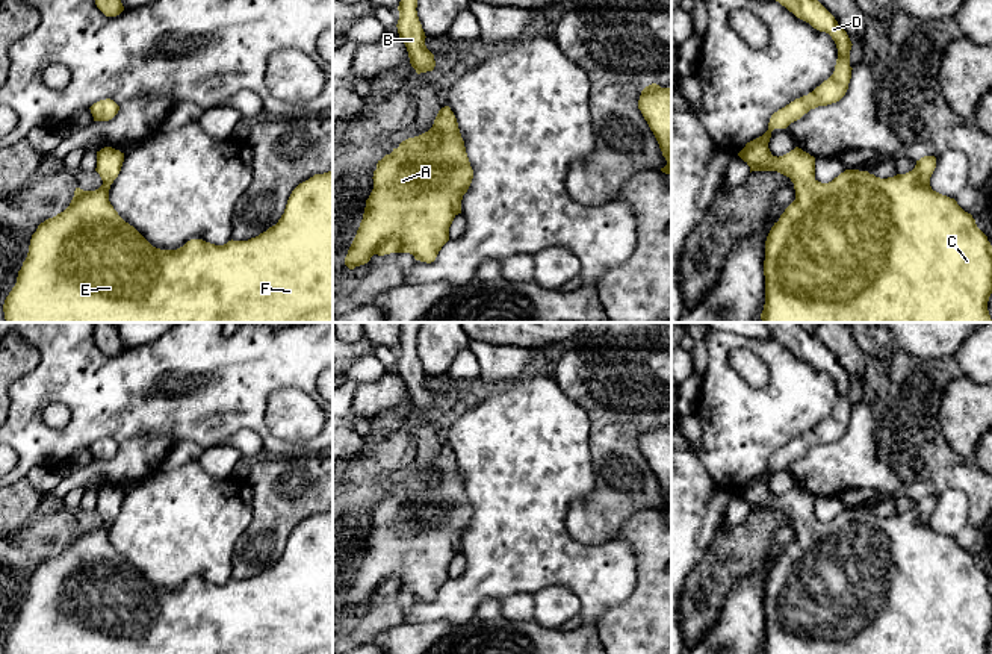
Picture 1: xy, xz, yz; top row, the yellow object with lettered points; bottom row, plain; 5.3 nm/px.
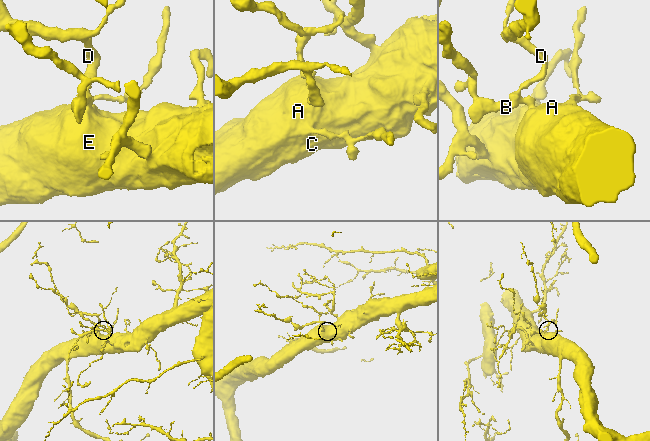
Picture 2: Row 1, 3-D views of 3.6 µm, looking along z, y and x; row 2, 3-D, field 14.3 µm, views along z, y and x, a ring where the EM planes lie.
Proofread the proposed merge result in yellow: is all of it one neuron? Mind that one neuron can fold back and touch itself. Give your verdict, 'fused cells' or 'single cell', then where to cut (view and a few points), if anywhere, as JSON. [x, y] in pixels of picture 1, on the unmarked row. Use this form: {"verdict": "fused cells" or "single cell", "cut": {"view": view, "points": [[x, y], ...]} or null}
{"verdict": "single cell", "cut": null}

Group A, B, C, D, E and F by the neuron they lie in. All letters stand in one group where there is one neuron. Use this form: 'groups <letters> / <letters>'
groups A B C D E F

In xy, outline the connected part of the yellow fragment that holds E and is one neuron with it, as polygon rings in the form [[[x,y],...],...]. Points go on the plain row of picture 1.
[[[112,486],[97,490],[97,507],[103,524],[95,530],[76,527],[70,545],[53,557],[45,559],[32,574],[29,592],[18,610],[17,622],[5,639],[5,654],[333,654],[333,510],[315,513],[299,522],[290,533],[284,553],[266,571],[248,580],[228,580],[215,584],[203,578],[191,578],[177,589],[153,586],[133,565],[126,562],[109,540],[109,528],[118,516],[124,492]]]

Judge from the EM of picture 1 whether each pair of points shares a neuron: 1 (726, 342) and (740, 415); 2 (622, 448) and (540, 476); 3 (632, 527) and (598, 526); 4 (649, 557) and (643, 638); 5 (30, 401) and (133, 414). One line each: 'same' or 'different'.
1: same
2: different
3: different
4: same
5: same

